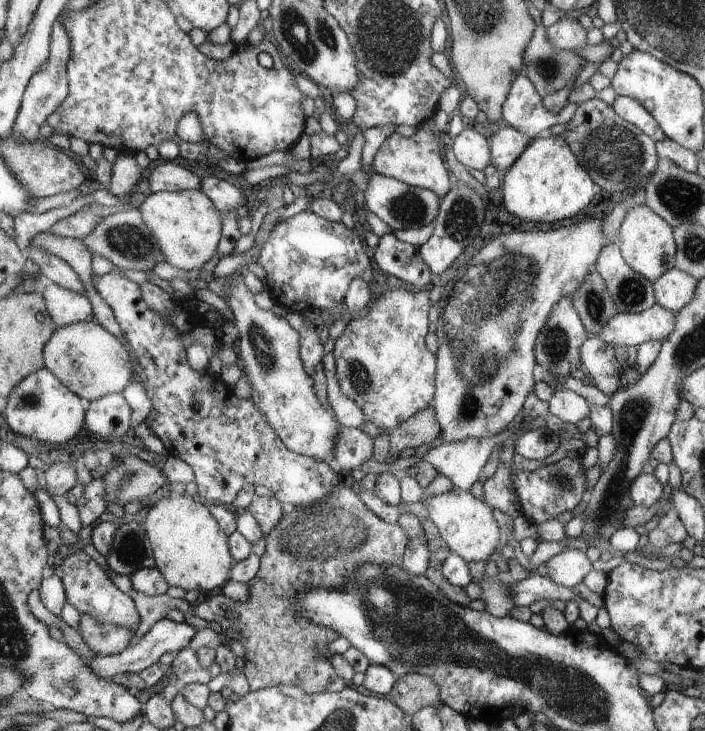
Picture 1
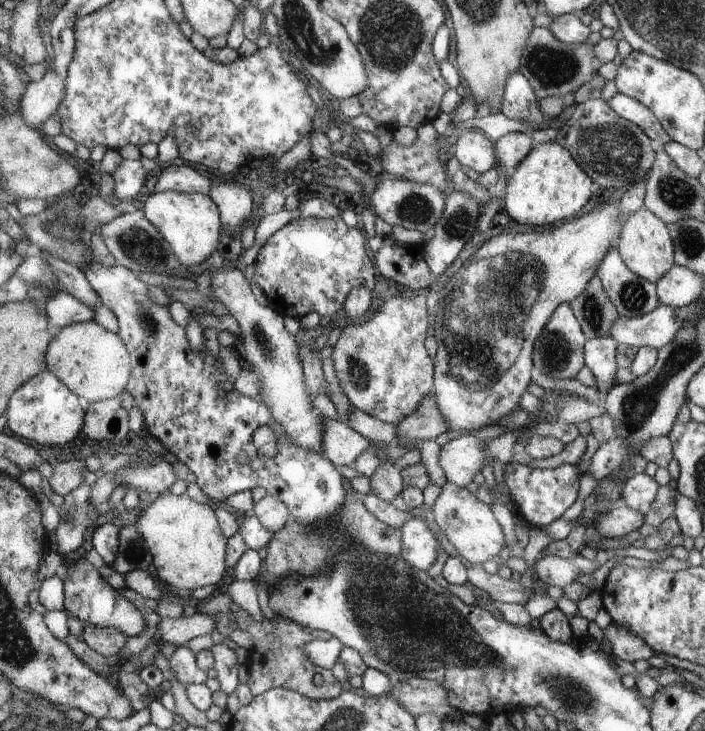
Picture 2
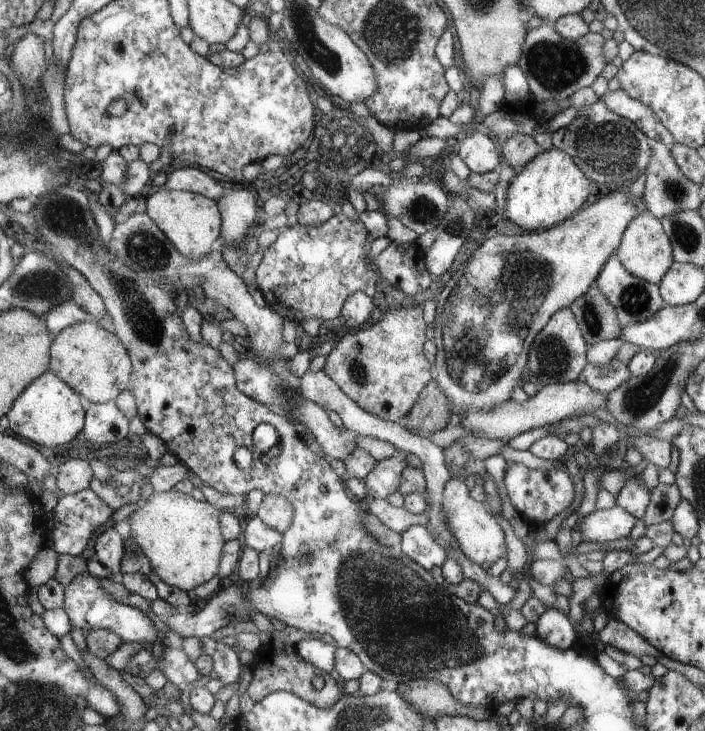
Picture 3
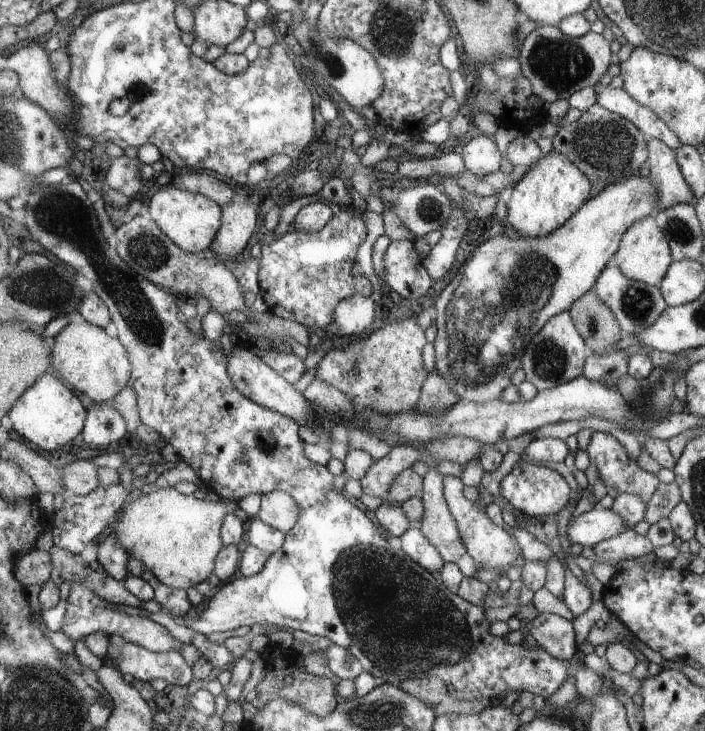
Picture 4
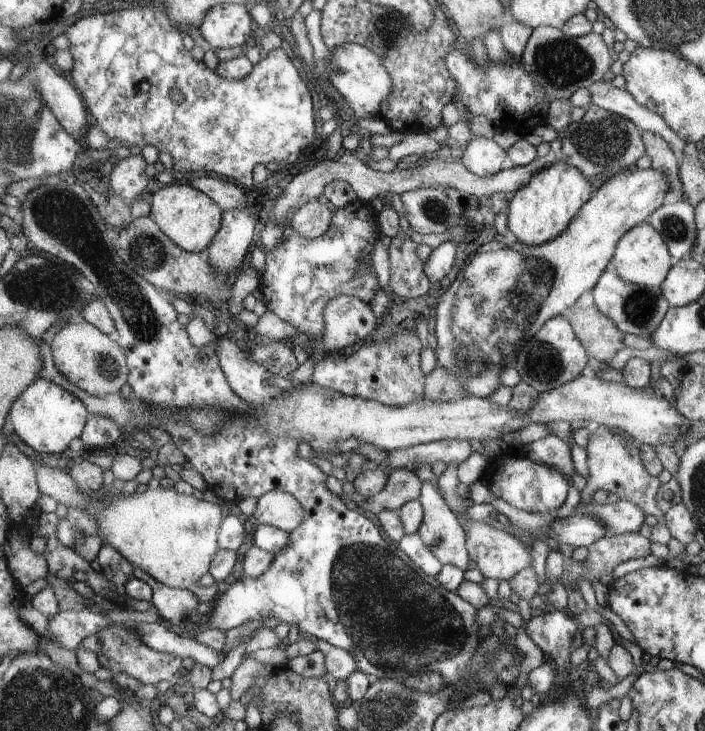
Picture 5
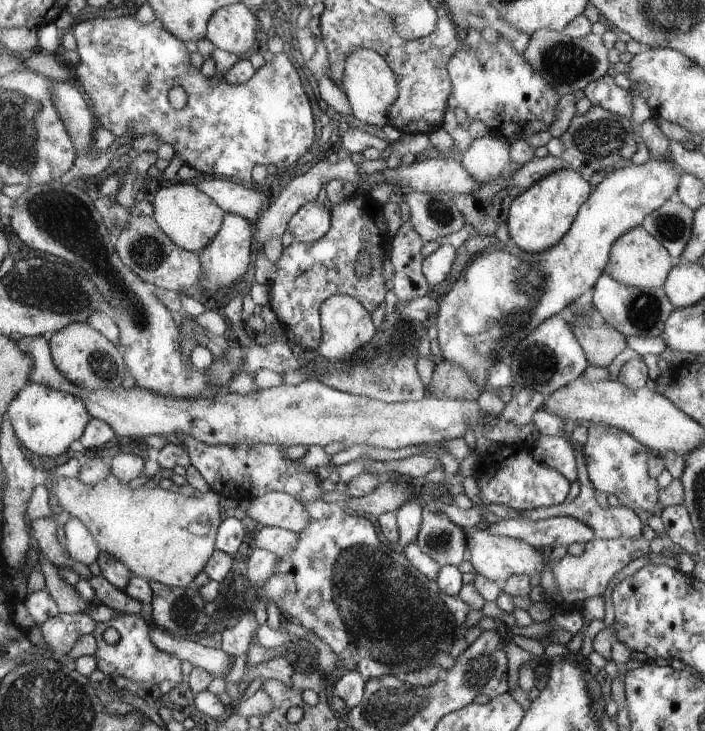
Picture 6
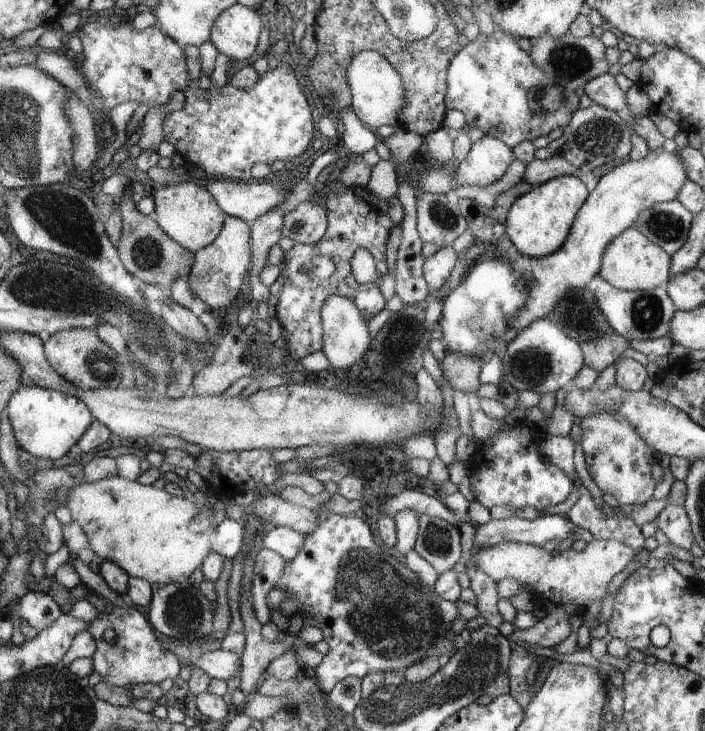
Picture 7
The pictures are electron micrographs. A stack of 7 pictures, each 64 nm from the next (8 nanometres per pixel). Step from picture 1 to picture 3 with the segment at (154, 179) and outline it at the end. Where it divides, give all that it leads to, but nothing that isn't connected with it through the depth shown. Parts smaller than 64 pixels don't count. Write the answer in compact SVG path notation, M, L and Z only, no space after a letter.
M182 167L166 175L166 183L162 188L173 189L176 191L190 191L199 195L210 197L217 201L224 194L225 184L218 182L207 171L193 168Z

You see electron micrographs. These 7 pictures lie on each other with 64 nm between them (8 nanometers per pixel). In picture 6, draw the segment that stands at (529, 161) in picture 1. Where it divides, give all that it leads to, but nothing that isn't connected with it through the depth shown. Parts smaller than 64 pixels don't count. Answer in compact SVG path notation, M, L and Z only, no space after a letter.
M568 166L556 172L550 172L546 178L527 188L514 198L509 207L506 224L512 246L520 251L540 254L554 248L568 234L573 226L577 212L590 196L590 184L582 178L581 173Z

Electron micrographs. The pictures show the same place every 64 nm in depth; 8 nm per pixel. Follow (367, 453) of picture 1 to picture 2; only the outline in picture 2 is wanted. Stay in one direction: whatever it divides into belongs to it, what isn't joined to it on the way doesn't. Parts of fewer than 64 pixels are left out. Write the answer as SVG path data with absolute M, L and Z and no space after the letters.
M324 417L324 436L322 451L324 457L338 466L351 466L358 456L366 451L371 440L348 428L342 421L333 421Z

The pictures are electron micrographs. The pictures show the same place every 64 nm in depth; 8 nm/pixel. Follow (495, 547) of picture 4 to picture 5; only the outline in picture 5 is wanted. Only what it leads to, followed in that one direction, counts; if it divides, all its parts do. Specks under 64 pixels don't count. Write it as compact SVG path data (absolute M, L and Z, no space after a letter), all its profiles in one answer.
M449 463L447 469L437 480L437 486L440 486L442 494L444 494L444 500L449 504L450 510L456 515L456 518L460 521L460 524L465 530L465 538L467 544L467 551L469 557L474 560L475 568L482 573L482 576L486 578L494 578L496 580L509 580L518 572L526 570L526 566L532 564L530 560L530 554L526 550L526 546L520 542L519 538L514 538L511 534L506 534L503 530L496 530L494 526L488 526L488 522L474 522L474 520L468 520L464 514L466 514L466 506L464 506L464 499L458 496L456 488L460 481L458 480L456 463Z

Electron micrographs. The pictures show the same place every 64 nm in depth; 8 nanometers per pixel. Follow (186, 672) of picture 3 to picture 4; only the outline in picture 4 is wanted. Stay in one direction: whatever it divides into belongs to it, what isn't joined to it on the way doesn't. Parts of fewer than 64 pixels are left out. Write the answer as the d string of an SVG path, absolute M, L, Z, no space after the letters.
M110 634L110 646L108 646L108 652L102 659L103 664L106 666L113 666L118 669L123 675L130 675L135 679L141 680L142 682L151 682L156 678L162 678L168 682L168 684L176 684L177 686L186 686L194 678L194 672L192 672L192 666L184 660L180 652L176 650L155 653L146 650L143 646L138 644L132 644L124 640L120 634Z

